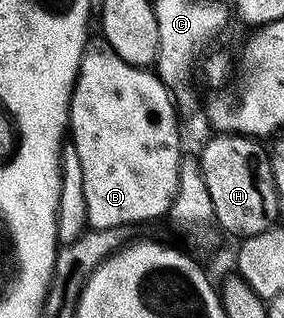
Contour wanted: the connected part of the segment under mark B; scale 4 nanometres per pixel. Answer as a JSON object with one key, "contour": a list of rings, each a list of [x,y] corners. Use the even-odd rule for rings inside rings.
{"contour":[[[100,36],[92,37],[86,43],[84,56],[81,58],[80,72],[77,76],[76,84],[73,88],[73,94],[70,98],[70,120],[68,129],[72,131],[71,145],[75,152],[79,154],[79,161],[83,172],[83,196],[86,198],[86,218],[88,225],[95,230],[106,230],[116,226],[132,227],[133,222],[153,222],[156,218],[164,219],[172,208],[172,202],[176,198],[177,185],[179,184],[179,172],[183,168],[183,151],[179,144],[181,128],[177,117],[177,107],[172,100],[172,95],[161,79],[157,77],[154,71],[144,67],[137,67],[127,64],[119,56],[104,38]]]}

